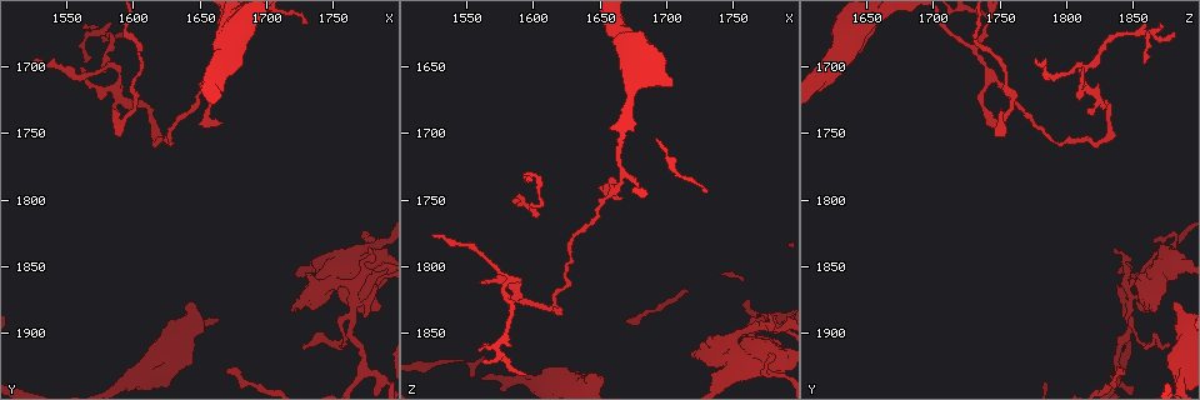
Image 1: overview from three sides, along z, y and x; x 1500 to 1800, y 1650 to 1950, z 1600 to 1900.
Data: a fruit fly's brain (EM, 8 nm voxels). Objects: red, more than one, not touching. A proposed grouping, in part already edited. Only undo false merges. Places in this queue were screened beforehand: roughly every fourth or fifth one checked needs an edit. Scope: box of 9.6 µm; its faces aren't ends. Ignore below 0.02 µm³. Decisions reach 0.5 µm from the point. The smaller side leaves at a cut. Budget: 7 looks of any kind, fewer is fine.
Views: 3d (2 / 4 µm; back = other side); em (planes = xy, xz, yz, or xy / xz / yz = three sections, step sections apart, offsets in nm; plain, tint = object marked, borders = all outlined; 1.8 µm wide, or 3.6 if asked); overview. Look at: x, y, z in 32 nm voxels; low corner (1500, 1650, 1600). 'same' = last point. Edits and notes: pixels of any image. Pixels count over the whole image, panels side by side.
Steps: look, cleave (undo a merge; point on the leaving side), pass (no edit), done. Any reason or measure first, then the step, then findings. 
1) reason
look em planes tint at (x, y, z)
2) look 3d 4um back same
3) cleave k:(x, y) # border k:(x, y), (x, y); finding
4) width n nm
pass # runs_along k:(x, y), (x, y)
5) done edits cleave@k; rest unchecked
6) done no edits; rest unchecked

calibre changes
look 3d 4um at (1768, 1844, 1874)

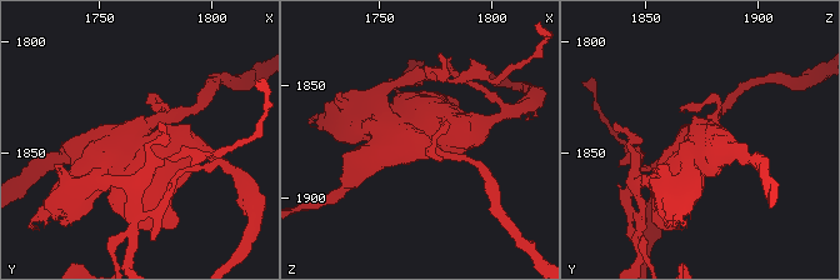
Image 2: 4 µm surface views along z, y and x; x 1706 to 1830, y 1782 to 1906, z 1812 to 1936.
look em 3.6um planes tint at (1767, 1844, 1874)

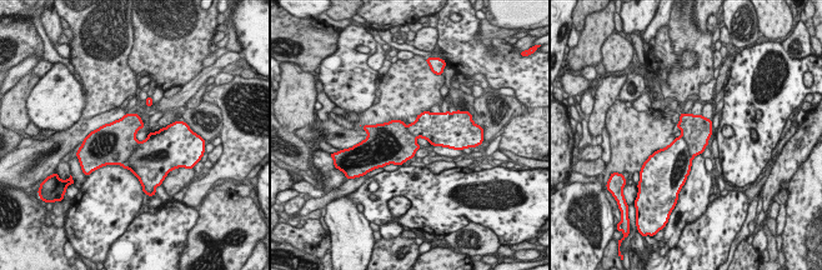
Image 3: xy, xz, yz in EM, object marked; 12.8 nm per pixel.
cleave 3:(148, 160) # border 3:(138, 141), (131, 153), (119, 164); two neurons meet here

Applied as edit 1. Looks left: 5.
look overview

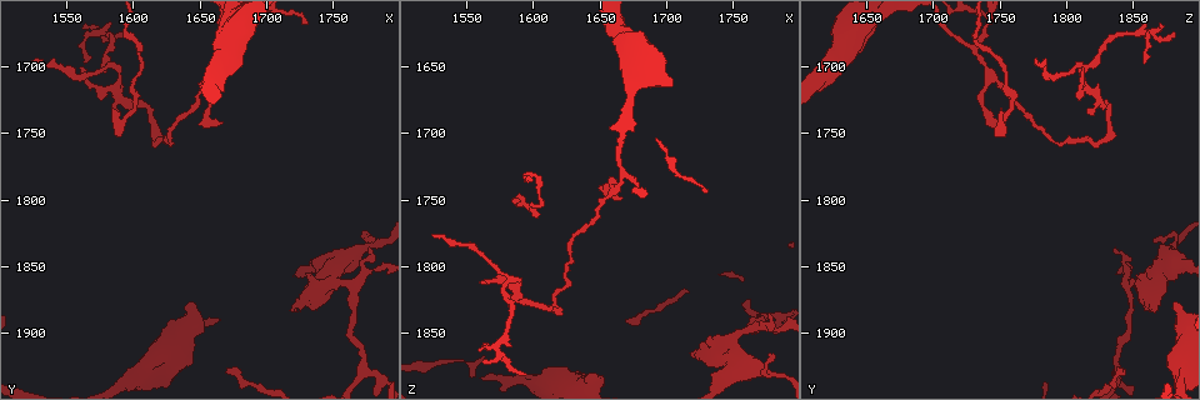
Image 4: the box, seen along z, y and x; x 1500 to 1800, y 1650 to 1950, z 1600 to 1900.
side arm on a straight run
look 3d 2um at (1772, 1930, 1836)

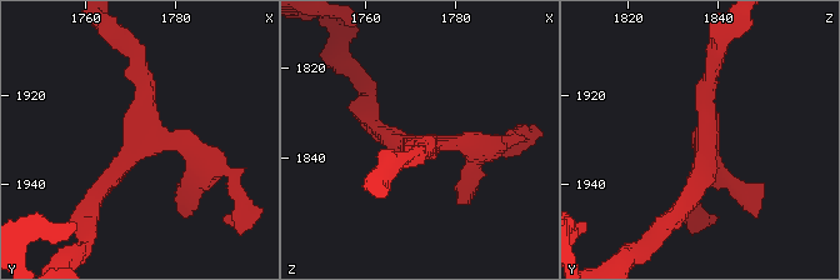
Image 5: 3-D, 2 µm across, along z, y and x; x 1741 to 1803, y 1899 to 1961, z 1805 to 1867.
now the EM
look em xz step 16 tint at (1774, 1929, 1838)

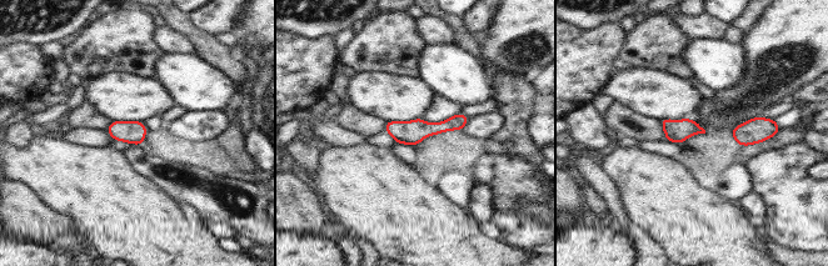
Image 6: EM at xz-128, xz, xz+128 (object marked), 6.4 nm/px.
cut it another way
look em planes borders same

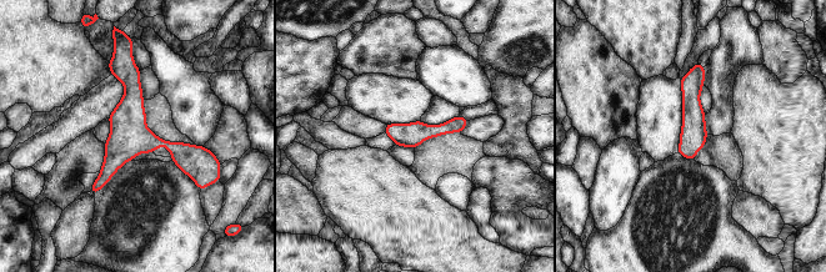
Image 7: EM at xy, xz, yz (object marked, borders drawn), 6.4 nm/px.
pass # continuous, no second neuron

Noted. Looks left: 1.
done edits cleave@3; rest unchecked

